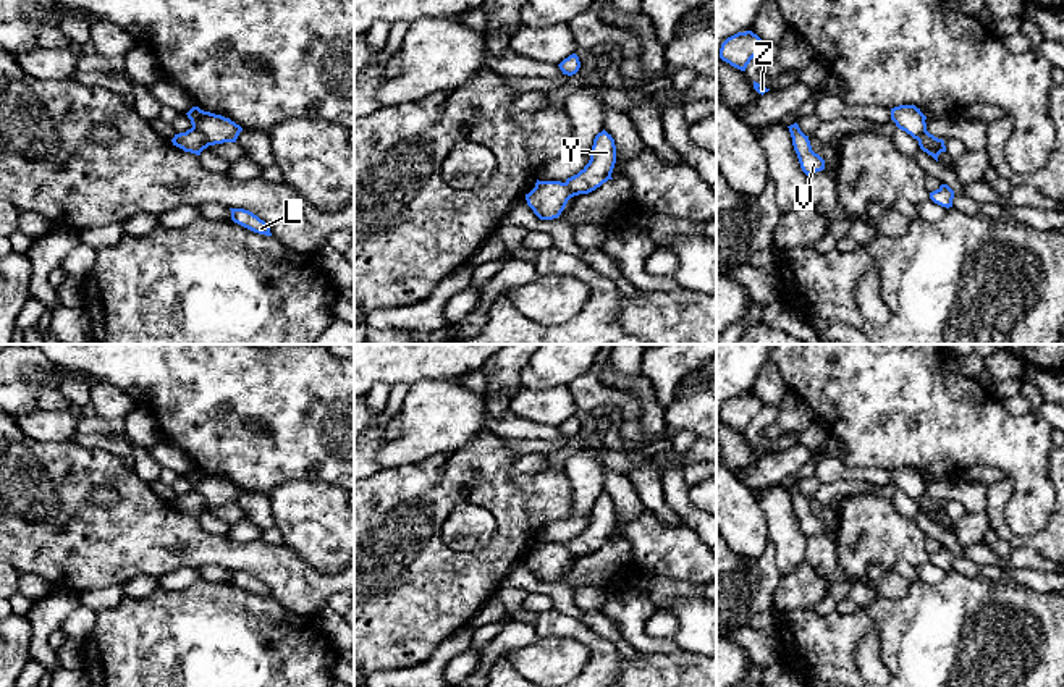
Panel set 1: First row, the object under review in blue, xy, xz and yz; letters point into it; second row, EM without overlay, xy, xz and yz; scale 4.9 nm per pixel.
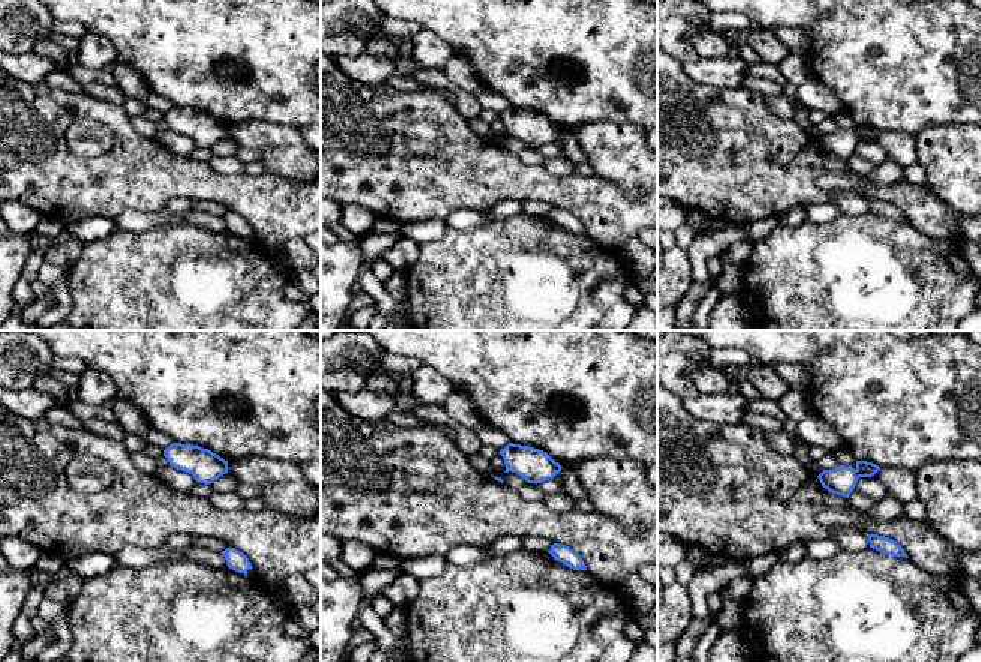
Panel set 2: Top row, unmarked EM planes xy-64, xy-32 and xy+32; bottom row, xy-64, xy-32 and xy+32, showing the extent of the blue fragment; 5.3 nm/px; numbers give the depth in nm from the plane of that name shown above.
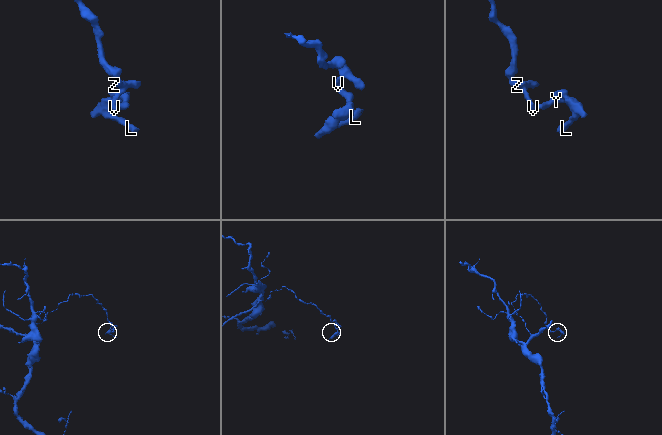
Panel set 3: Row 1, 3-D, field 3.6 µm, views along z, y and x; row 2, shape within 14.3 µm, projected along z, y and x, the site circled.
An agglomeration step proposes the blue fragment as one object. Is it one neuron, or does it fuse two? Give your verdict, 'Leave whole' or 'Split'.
Split

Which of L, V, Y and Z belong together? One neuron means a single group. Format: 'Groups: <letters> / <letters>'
Groups: L / V Y Z

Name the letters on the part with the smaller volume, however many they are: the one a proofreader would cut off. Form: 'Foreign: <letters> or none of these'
Foreign: L

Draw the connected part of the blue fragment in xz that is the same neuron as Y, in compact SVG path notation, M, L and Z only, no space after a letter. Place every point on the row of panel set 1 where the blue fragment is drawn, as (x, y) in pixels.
M605 129L593 139L589 163L574 176L566 179L566 186L574 196L589 194L611 178L616 163L616 145Z

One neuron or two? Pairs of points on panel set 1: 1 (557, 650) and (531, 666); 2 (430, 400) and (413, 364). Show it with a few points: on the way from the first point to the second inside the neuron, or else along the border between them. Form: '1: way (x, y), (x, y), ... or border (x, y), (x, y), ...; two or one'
1: way (550, 657), (544, 663), (537, 663); one
2: border (453, 379), (418, 379), (411, 383); two

